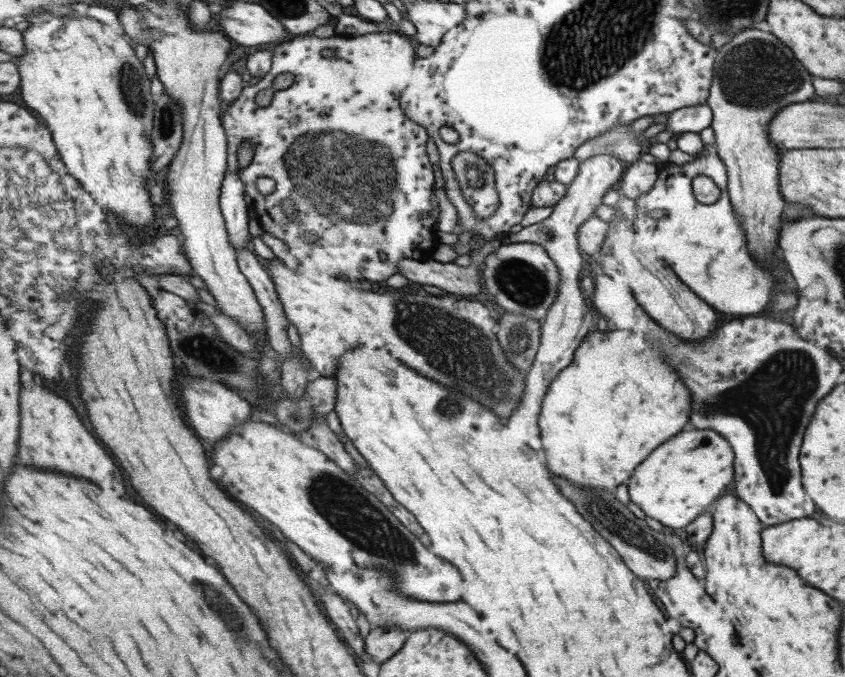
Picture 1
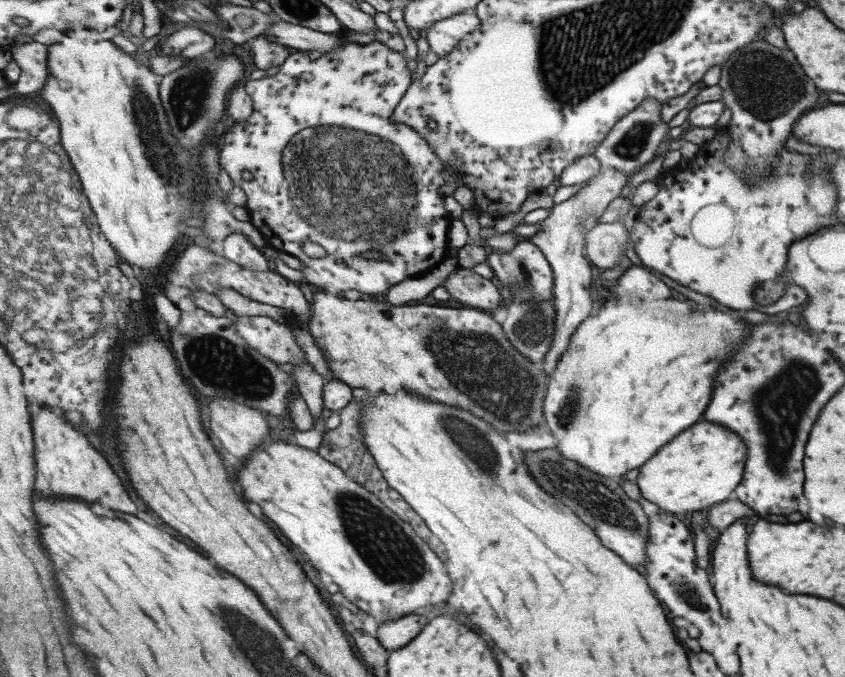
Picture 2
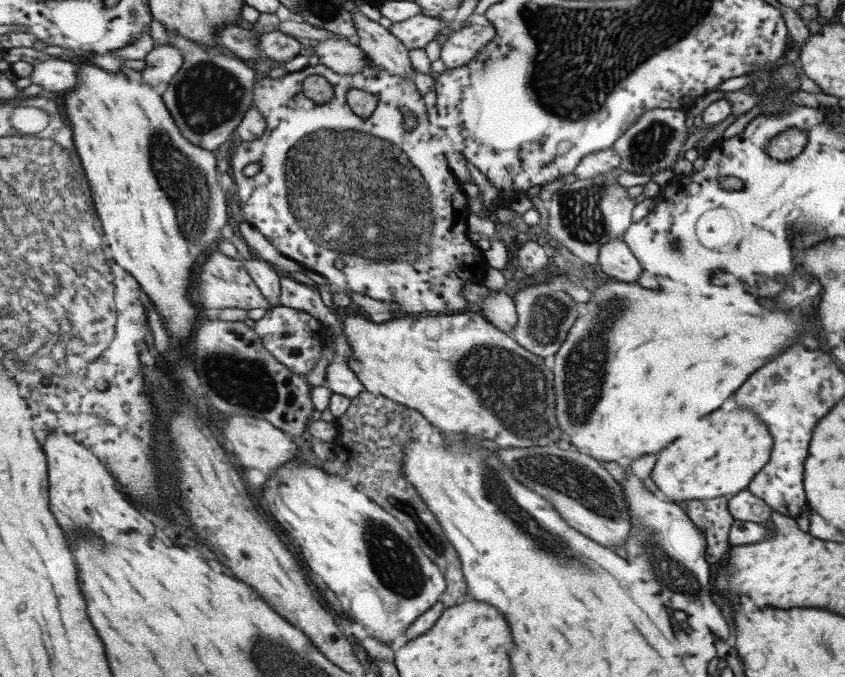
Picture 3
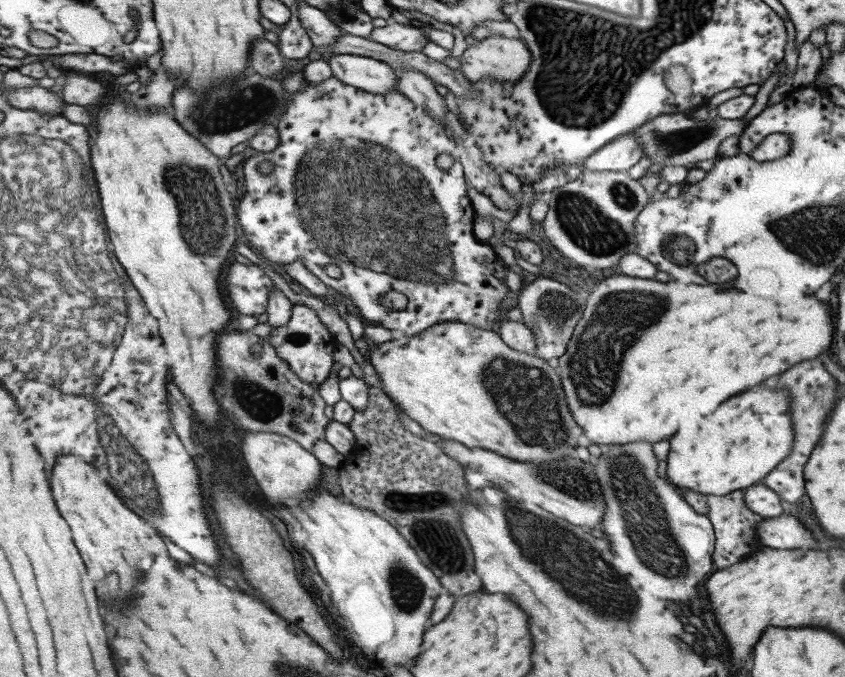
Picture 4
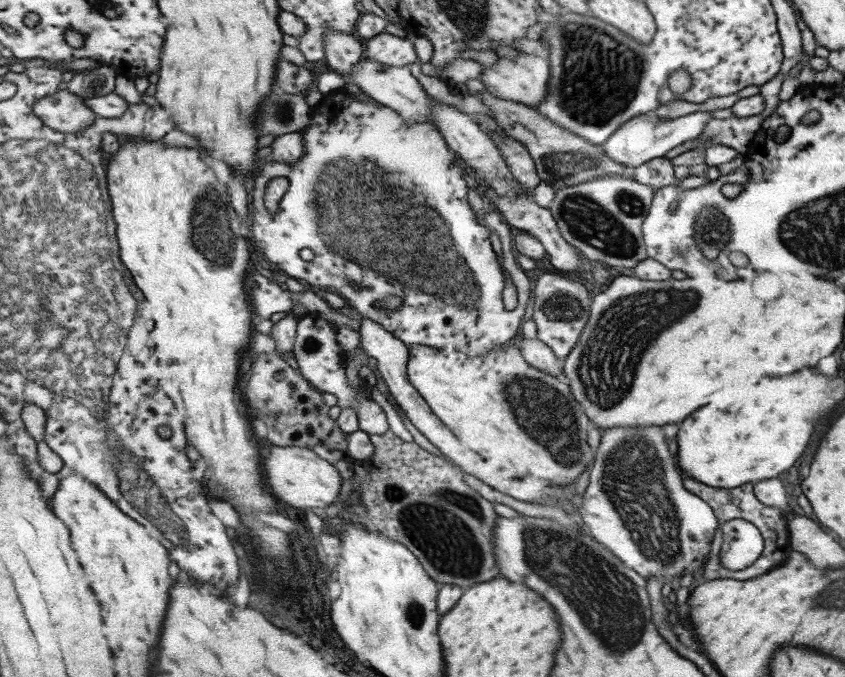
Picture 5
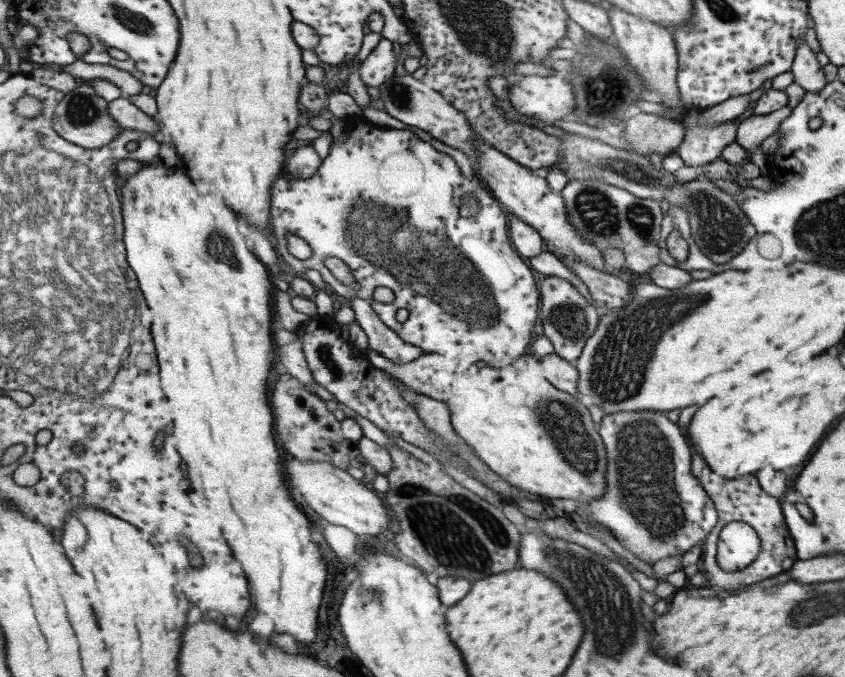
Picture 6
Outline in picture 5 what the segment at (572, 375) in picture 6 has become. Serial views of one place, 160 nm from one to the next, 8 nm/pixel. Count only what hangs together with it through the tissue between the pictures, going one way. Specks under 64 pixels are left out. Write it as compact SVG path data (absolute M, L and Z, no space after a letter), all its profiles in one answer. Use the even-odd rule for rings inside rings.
M523 335L518 336L518 340L514 342L520 349L521 356L530 365L533 365L533 368L541 369L554 377L561 372L564 373L560 367L555 365L554 362L557 358L544 342L539 339L524 338Z

